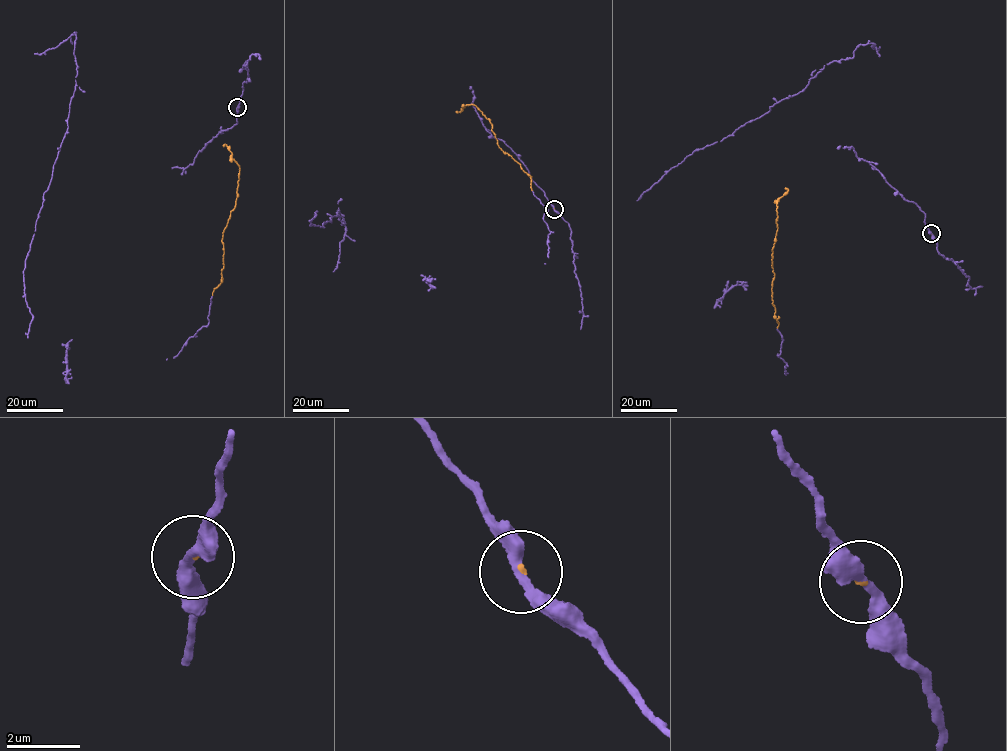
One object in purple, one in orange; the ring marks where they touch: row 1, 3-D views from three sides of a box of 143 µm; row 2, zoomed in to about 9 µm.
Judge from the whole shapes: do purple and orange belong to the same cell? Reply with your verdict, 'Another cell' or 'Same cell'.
Same cell

